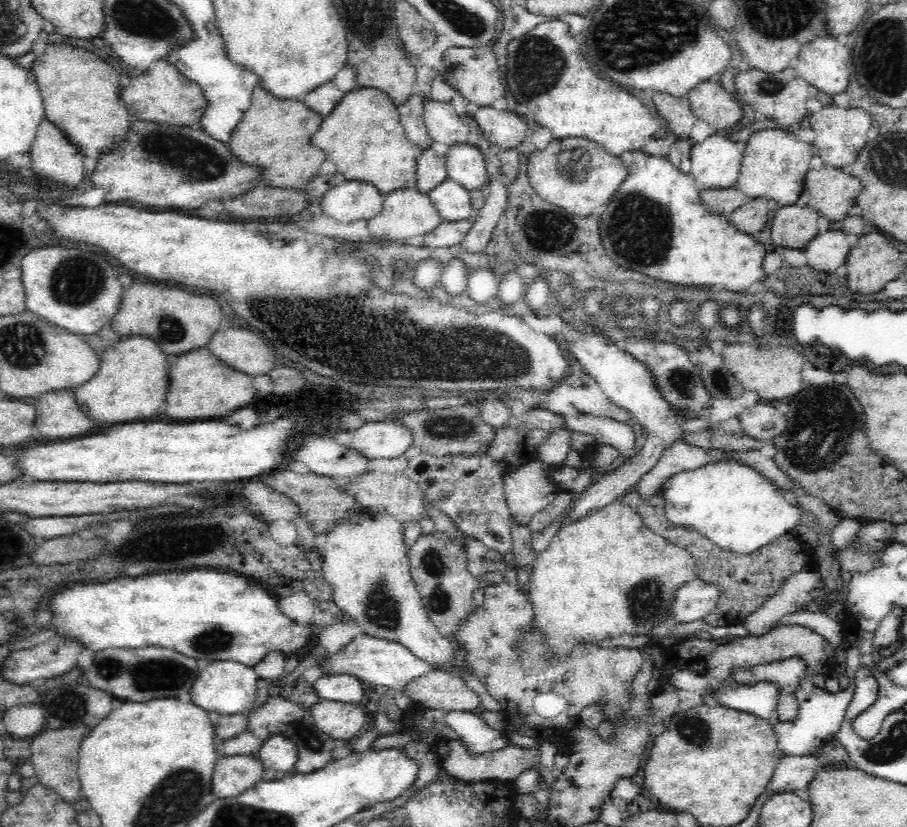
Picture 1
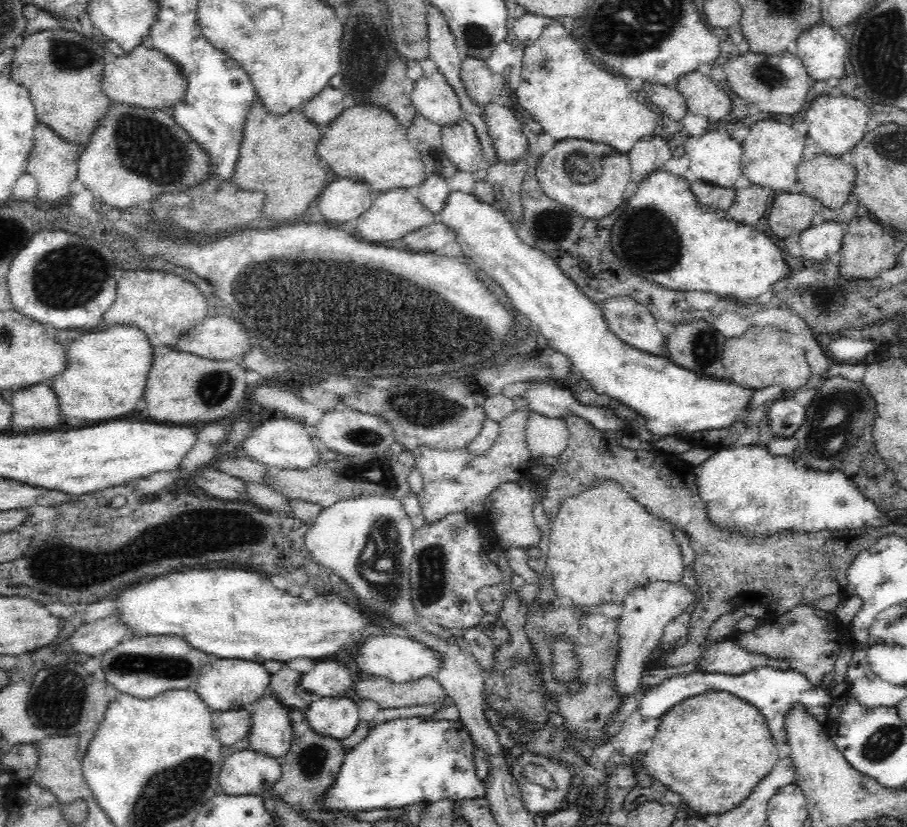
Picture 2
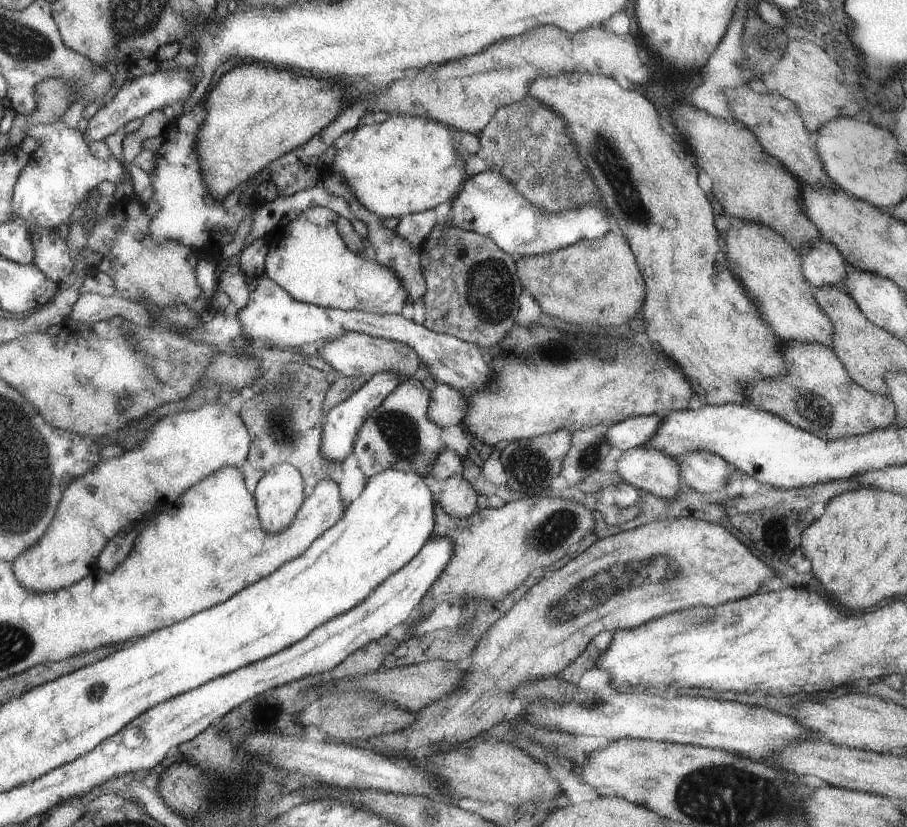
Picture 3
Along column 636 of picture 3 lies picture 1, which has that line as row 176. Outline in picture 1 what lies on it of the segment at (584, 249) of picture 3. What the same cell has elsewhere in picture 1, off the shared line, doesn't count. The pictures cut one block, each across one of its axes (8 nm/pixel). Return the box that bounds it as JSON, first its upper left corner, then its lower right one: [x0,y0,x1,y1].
[228,83,326,188]

